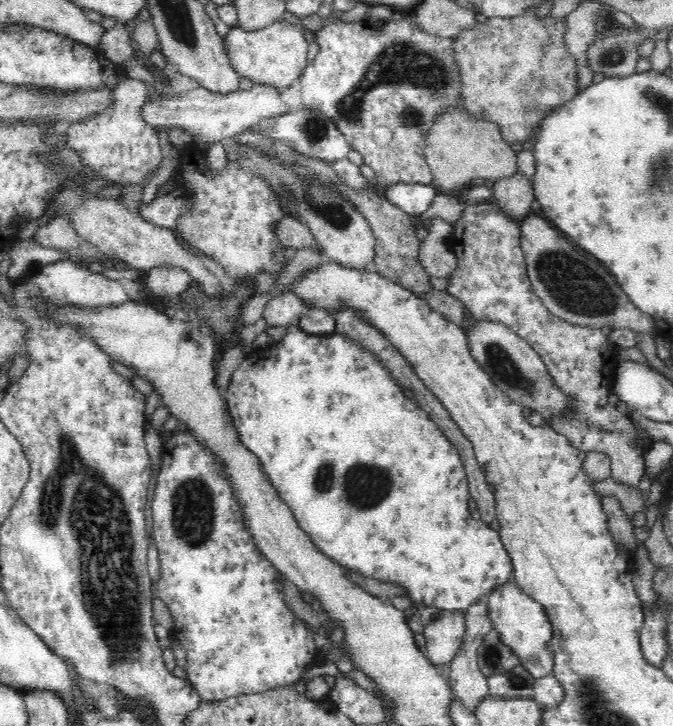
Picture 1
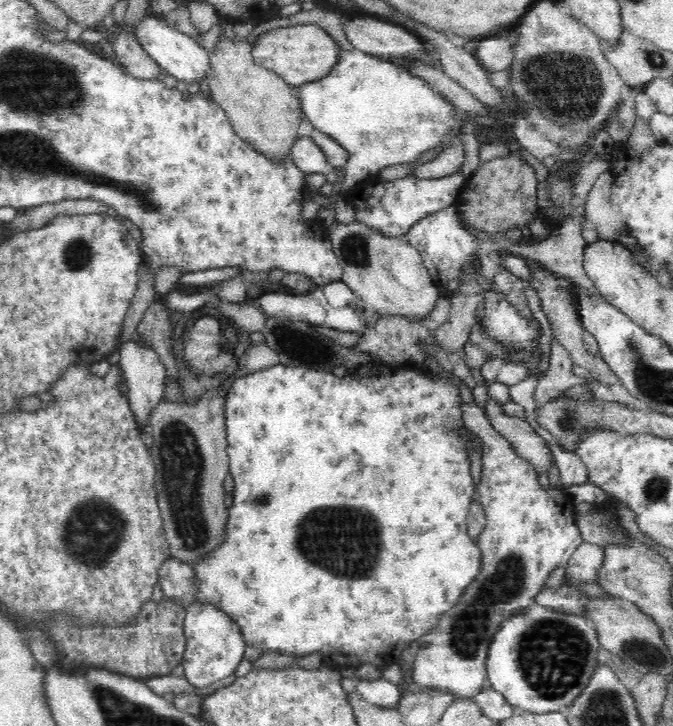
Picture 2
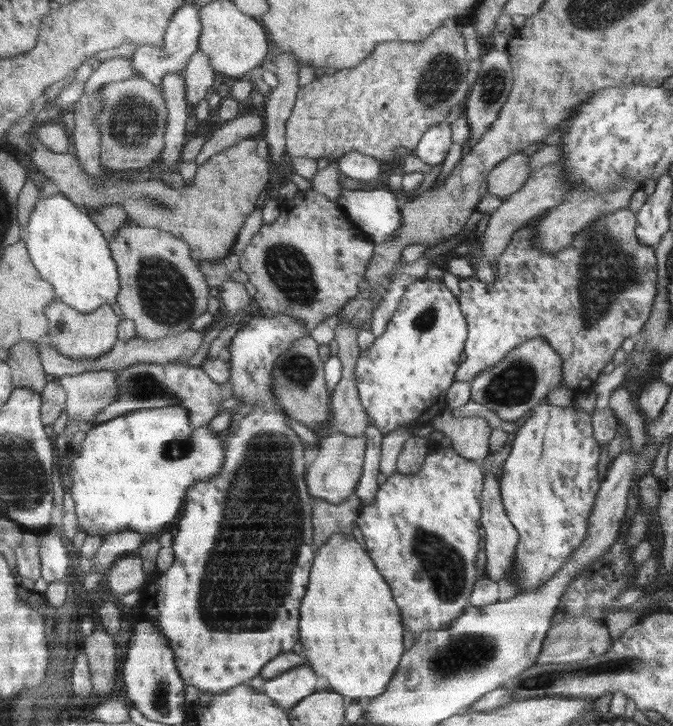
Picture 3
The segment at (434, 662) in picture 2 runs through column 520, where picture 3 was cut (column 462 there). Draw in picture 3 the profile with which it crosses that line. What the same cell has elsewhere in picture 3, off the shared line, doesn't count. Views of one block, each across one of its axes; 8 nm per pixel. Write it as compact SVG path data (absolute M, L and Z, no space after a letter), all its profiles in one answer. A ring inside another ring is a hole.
M439 444L435 445L431 452L427 455L423 468L415 474L401 474L395 473L387 478L386 482L380 486L377 493L376 501L373 504L366 504L361 507L359 520L357 525L364 538L364 542L368 548L368 553L372 555L373 562L376 563L377 568L384 575L385 580L392 587L396 603L400 606L402 618L406 631L411 631L415 636L420 635L423 631L429 629L441 629L451 624L453 620L460 616L464 608L469 605L468 598L472 592L472 586L475 584L475 552L479 550L479 494L481 490L481 459L479 460L465 460L461 455L456 453L456 450L451 448L442 448Z

